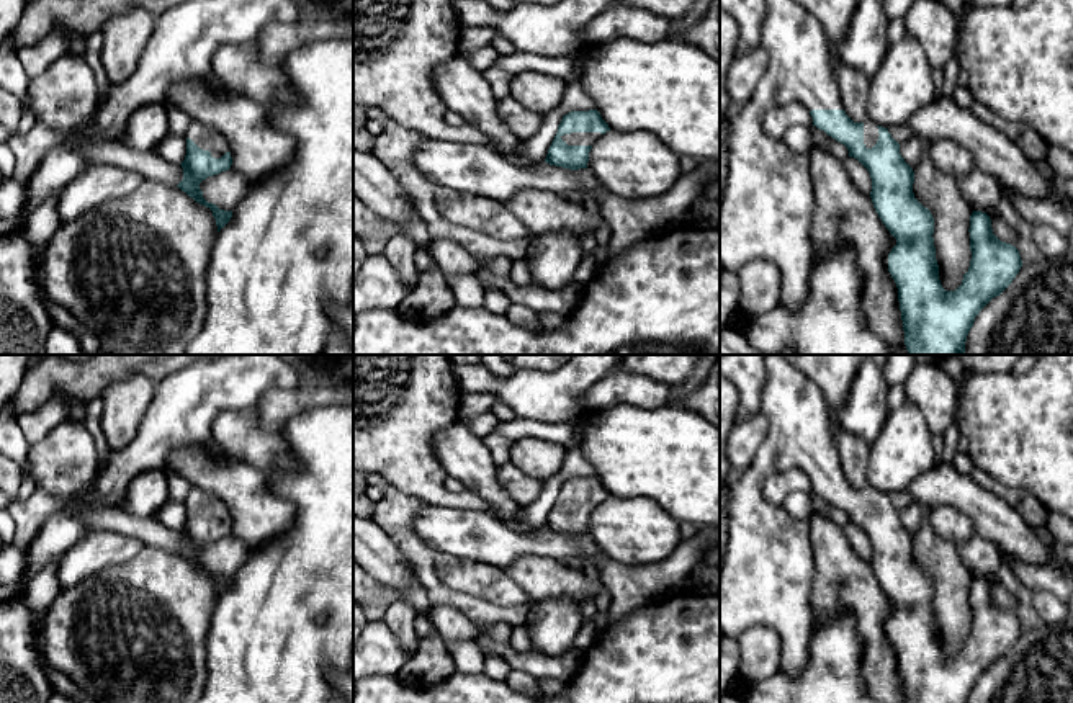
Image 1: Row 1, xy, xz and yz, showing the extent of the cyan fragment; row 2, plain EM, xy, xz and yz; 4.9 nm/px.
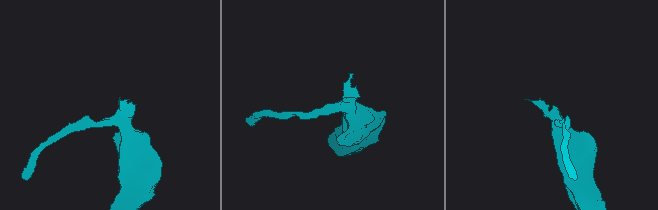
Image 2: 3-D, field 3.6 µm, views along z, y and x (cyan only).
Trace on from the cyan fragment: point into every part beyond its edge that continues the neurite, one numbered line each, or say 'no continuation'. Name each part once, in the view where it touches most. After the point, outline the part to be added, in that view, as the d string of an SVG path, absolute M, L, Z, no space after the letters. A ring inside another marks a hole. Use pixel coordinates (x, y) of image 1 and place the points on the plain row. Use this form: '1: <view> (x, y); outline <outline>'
1: xz (574, 504); outline M571 499L571 500L561 502L561 505L568 512L592 512L600 504L602 504L600 499Z

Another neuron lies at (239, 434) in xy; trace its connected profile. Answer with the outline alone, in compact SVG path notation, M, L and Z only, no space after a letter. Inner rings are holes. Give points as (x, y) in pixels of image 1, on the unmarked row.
M255 407L219 414L211 440L227 458L245 461L268 476L296 466L285 438L262 425Z

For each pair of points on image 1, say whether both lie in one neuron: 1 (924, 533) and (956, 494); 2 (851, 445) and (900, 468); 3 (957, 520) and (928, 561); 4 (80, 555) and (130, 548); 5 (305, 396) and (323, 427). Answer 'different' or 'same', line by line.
1: different
2: different
3: different
4: same
5: different

